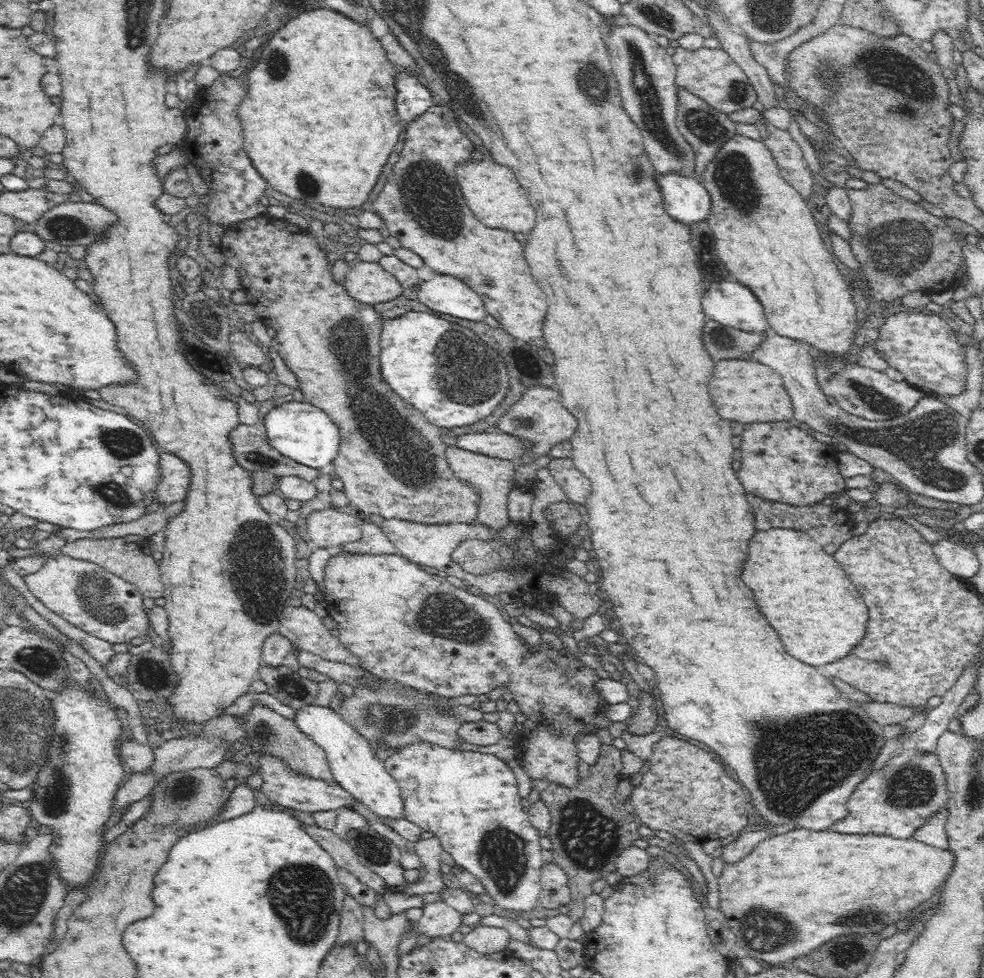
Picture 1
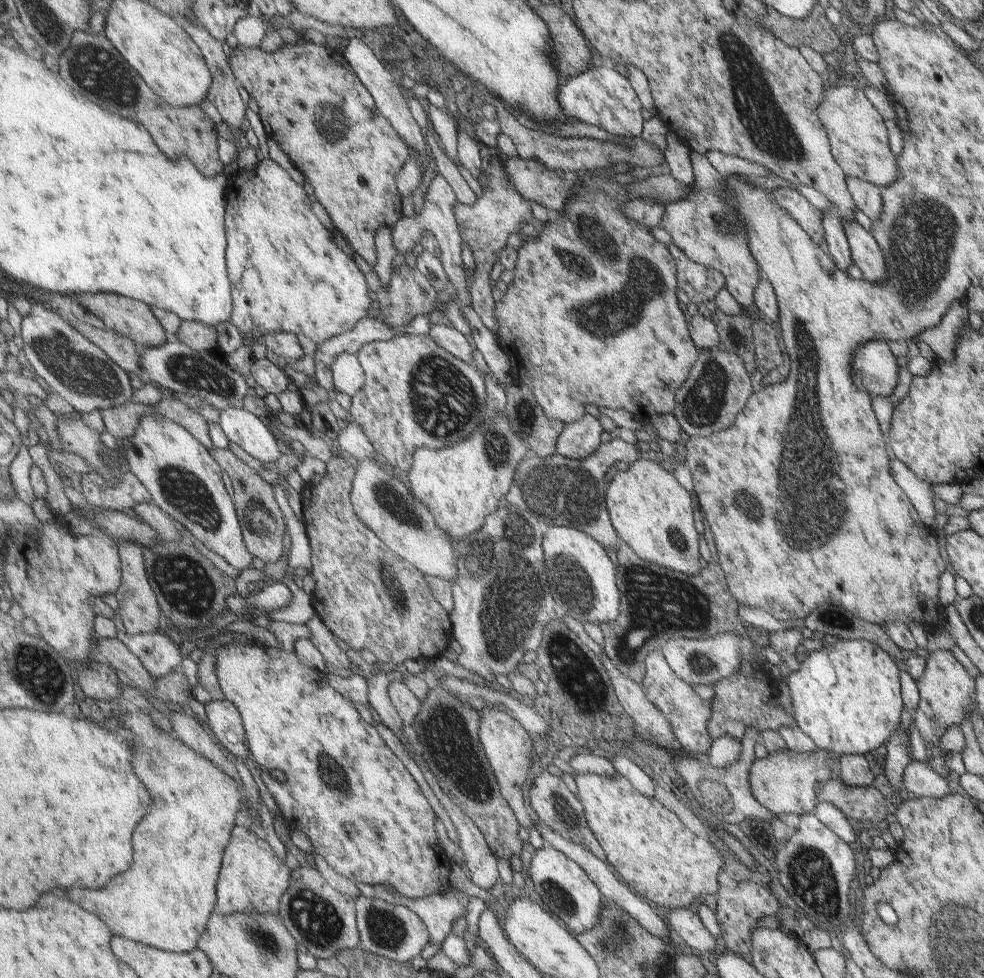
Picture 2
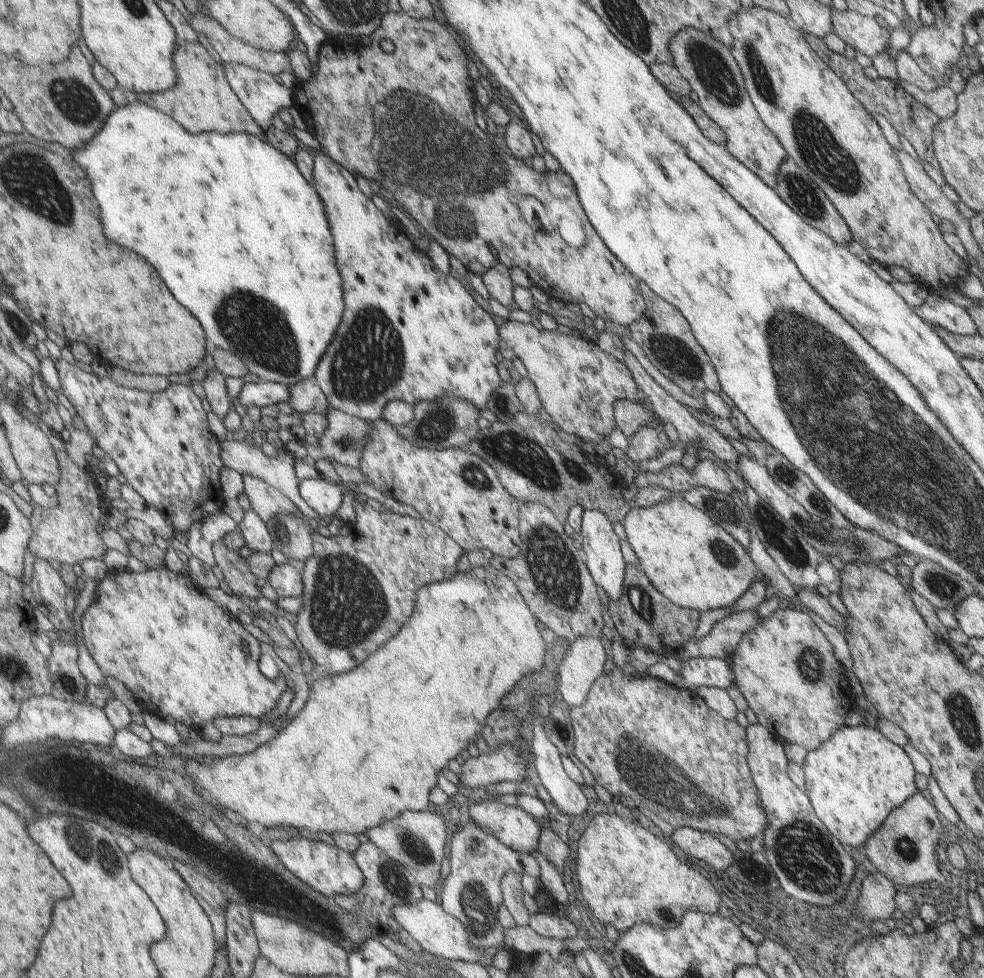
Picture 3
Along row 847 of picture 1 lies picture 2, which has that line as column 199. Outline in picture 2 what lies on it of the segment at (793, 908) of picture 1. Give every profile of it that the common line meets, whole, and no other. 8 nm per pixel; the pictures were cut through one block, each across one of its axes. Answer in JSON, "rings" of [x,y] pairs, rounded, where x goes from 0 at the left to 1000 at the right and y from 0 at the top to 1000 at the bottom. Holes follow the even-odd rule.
{"rings":[[[145,726],[125,728],[121,732],[123,742],[136,753],[133,757],[135,787],[141,789],[145,802],[158,812],[151,832],[141,842],[141,849],[137,849],[137,881],[127,894],[117,896],[105,910],[74,908],[68,914],[72,920],[80,920],[84,928],[103,937],[109,947],[113,947],[115,955],[177,974],[196,973],[202,969],[202,957],[208,953],[214,937],[218,935],[227,875],[235,861],[237,849],[241,847],[239,834],[245,829],[245,808],[229,787],[192,765],[183,754],[172,753],[174,748],[158,742],[155,755],[151,759],[141,757],[141,744],[147,744],[147,740],[141,738],[155,738],[153,734]]]}

